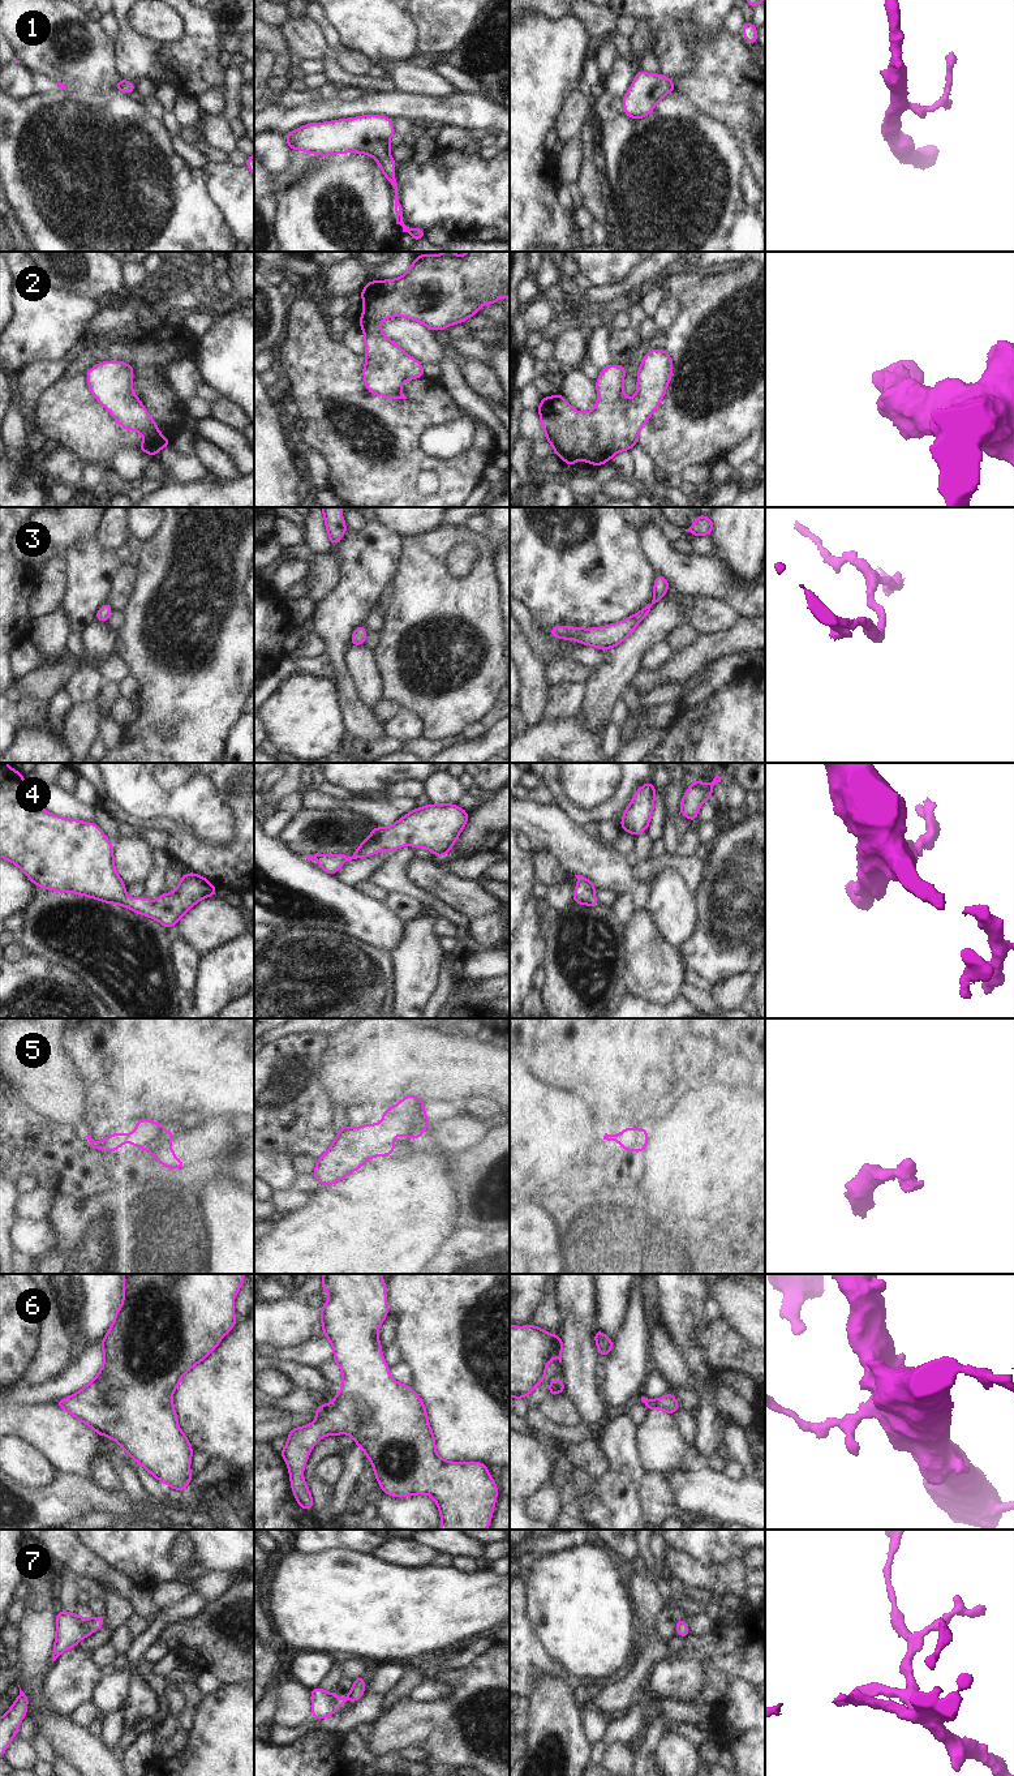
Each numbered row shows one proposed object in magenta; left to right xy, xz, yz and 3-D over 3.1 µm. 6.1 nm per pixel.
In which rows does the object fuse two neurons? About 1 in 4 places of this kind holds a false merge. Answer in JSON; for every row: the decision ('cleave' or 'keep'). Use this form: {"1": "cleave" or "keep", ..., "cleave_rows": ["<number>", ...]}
{"1": "keep", "2": "keep", "3": "keep", "4": "keep", "5": "keep", "6": "keep", "7": "keep", "cleave_rows": []}

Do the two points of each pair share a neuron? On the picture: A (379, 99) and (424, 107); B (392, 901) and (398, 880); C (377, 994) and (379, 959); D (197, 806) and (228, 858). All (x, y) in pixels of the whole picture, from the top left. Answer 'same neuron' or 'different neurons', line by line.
A: same neuron
B: different neurons
C: same neuron
D: different neurons

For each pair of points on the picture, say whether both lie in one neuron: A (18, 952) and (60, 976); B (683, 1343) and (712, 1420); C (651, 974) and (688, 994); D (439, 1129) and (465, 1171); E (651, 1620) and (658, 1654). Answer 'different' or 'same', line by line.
A: different
B: same
C: different
D: different
E: same

